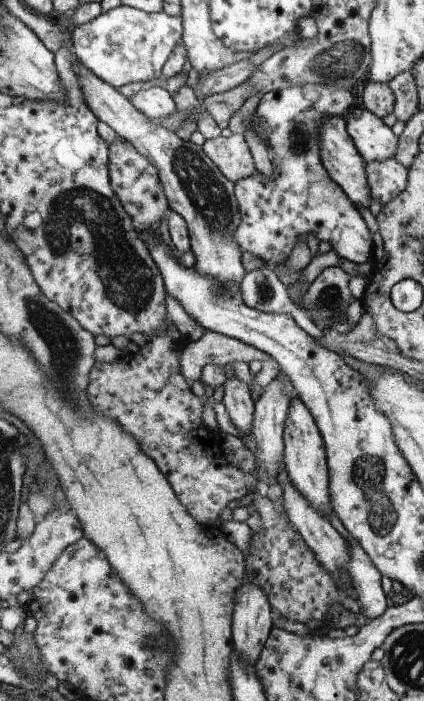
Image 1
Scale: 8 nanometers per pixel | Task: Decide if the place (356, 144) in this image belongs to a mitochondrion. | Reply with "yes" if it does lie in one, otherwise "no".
no

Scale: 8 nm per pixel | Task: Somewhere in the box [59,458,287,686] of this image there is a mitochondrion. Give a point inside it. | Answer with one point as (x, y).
(154, 642)

